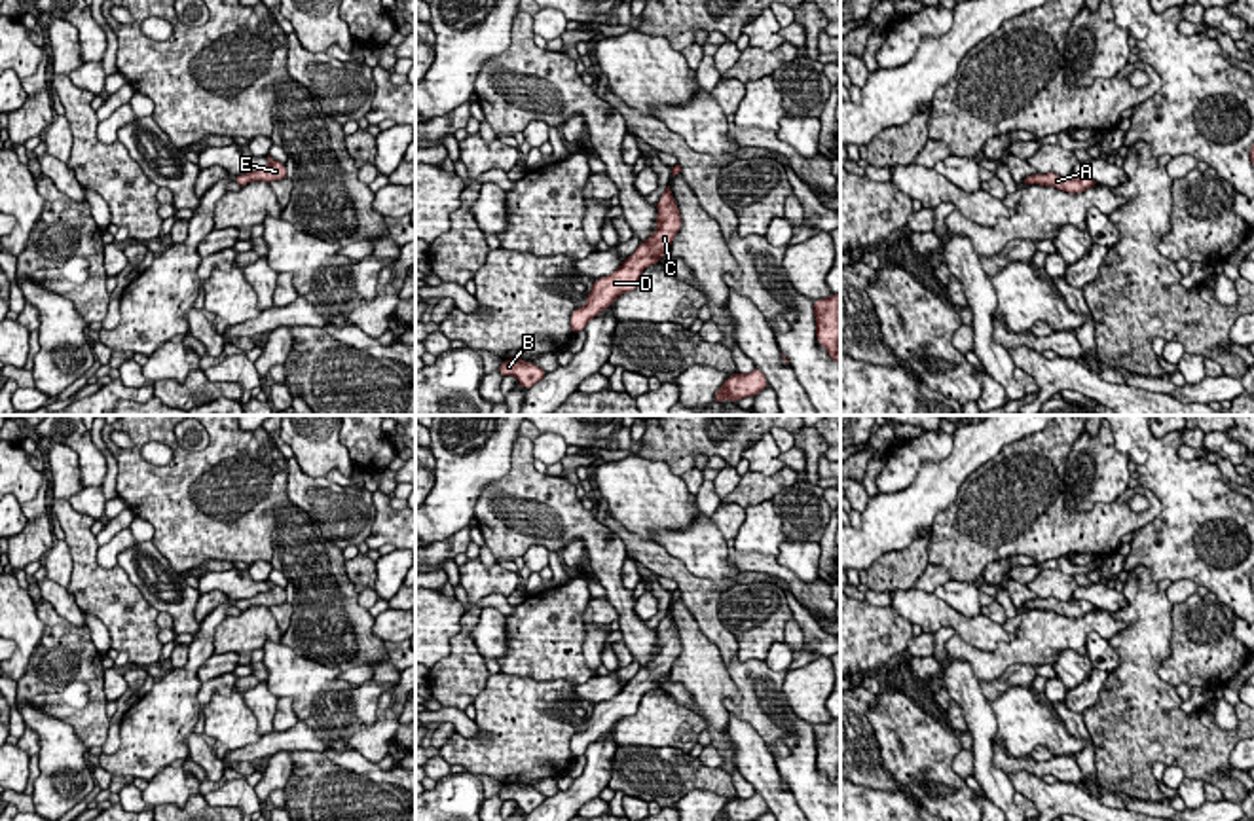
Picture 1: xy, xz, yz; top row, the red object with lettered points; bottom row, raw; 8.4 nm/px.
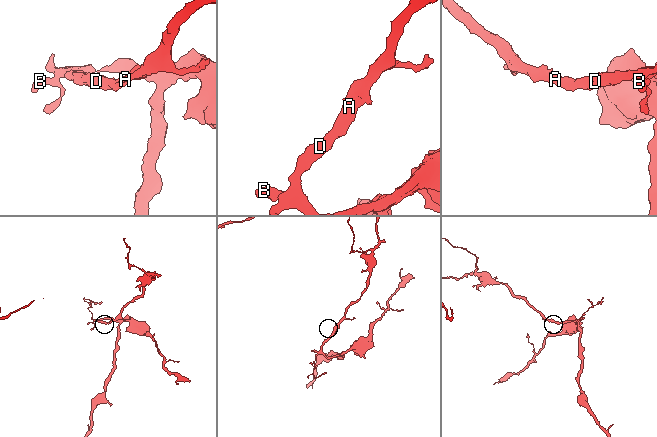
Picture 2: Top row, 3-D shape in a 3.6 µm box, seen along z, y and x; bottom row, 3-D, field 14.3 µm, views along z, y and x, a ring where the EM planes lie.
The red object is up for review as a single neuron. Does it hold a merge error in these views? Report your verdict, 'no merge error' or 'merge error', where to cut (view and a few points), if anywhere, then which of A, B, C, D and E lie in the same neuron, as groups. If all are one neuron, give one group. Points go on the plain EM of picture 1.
no merge error; no cut; A B C D E

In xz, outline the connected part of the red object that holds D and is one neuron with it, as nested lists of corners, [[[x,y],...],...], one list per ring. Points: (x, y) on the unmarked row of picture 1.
[[[670,611],[660,620],[656,633],[658,650],[655,658],[645,667],[639,667],[636,677],[628,681],[617,696],[596,703],[586,728],[571,738],[573,758],[584,755],[586,749],[607,734],[618,721],[634,715],[639,707],[641,696],[653,688],[658,688],[664,677],[670,675],[673,662],[681,654],[681,639],[672,622]]]

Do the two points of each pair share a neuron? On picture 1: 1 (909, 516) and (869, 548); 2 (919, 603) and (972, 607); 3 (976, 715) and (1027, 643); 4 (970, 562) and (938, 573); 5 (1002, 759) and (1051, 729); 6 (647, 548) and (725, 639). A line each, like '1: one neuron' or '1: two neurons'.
1: one neuron
2: two neurons
3: two neurons
4: two neurons
5: two neurons
6: one neuron

